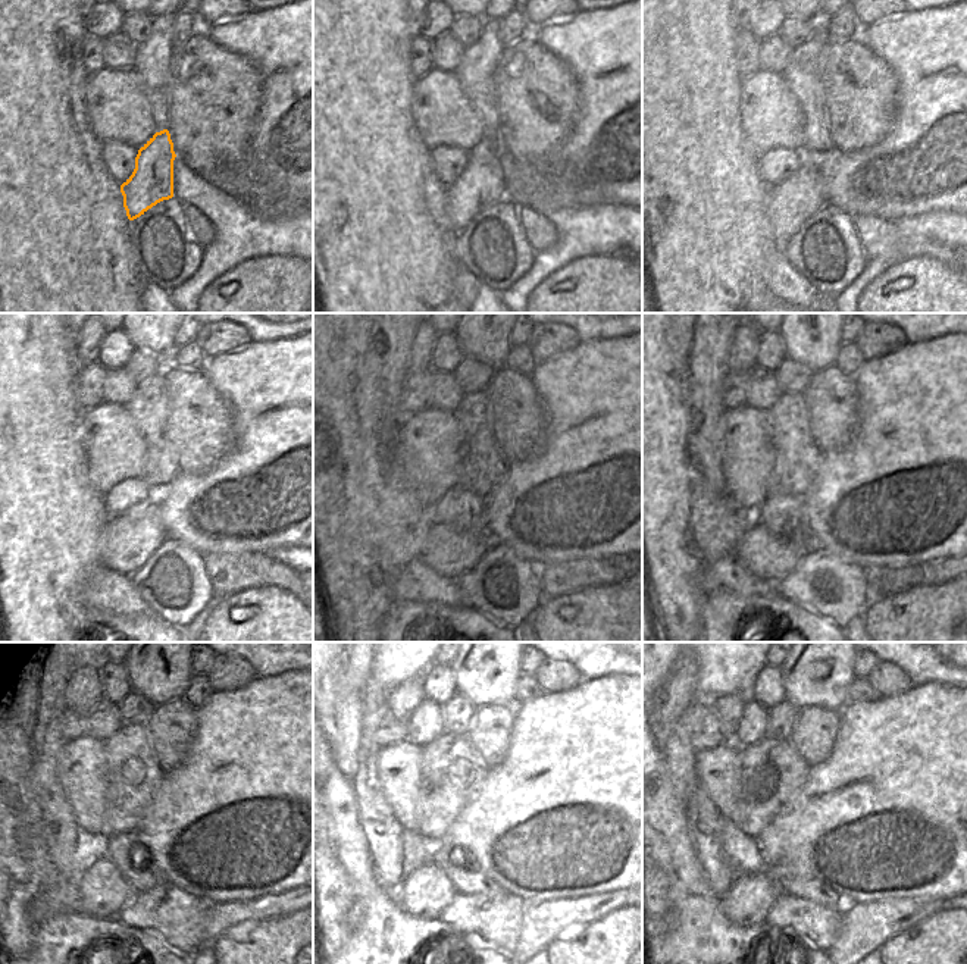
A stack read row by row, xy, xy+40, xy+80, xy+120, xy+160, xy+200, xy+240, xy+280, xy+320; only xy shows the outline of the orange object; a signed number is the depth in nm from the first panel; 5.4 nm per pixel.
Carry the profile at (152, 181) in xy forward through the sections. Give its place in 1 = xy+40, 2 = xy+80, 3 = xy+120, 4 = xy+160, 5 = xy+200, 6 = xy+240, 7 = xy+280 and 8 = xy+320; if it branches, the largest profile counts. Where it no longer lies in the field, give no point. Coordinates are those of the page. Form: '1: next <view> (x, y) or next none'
1: next xy+40 (481, 184)
2: next xy+80 (789, 203)
3: next xy+120 (128, 540)
4: next xy+160 (448, 551)
5: next xy+200 (766, 556)
6: next xy+240 (105, 892)
7: next xy+280 (425, 892)
8: next xy+320 (747, 903)

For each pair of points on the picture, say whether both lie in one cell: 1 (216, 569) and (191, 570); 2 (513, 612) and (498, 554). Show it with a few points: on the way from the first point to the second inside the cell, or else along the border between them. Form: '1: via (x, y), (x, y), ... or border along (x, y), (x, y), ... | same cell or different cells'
1: border along (202, 556), (202, 565), (215, 595) | different cells
2: via (519, 597), (513, 565) | same cell

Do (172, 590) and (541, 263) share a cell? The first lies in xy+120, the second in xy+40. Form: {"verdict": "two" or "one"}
{"verdict": "two"}

